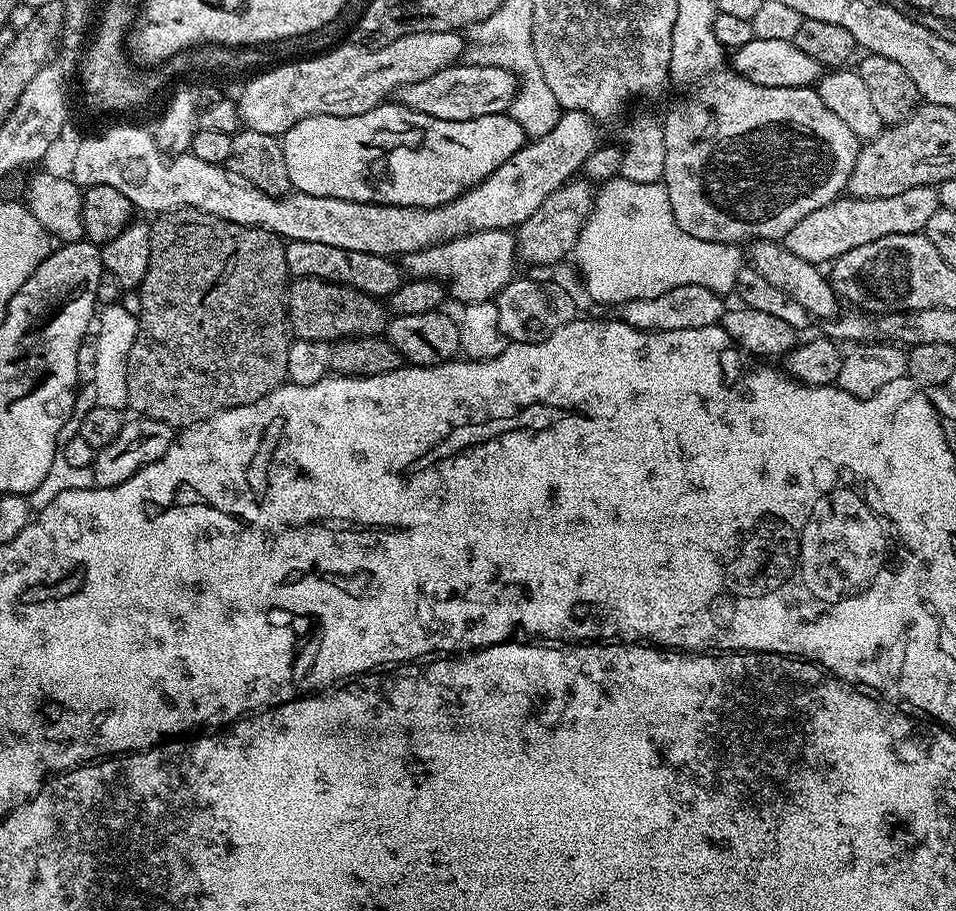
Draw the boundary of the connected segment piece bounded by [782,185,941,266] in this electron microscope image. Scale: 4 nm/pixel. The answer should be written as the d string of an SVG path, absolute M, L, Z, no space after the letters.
M926 185L888 198L837 198L814 210L814 214L806 214L802 222L795 224L794 230L784 235L782 243L790 254L798 254L798 258L806 258L806 262L817 266L828 266L846 254L846 250L854 250L854 246L863 246L865 242L874 242L874 238L882 238L886 234L923 232L926 222L930 222L930 217L940 207L936 188Z

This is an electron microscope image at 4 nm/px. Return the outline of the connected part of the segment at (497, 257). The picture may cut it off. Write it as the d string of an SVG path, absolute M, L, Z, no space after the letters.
M487 228L417 252L405 252L402 268L409 277L418 280L446 282L447 295L460 300L461 305L466 305L495 301L496 295L517 275L516 260L518 264L517 237L506 228Z

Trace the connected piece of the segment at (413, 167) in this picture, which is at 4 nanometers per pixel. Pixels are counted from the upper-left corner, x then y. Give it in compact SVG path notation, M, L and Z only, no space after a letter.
M385 102L379 104L374 110L357 116L311 116L310 118L302 118L302 122L290 126L290 130L284 133L282 143L284 145L284 157L286 158L286 170L290 174L290 182L295 191L314 194L322 198L342 198L363 204L437 208L454 198L458 198L464 189L481 184L491 172L498 170L498 166L502 166L502 162L506 162L519 148L524 147L526 137L522 126L518 126L518 122L514 122L511 114L474 118L466 122L446 122L442 118L430 118L430 114L418 114L399 102Z

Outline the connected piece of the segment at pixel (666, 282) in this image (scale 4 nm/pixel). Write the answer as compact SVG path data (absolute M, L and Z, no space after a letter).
M615 178L603 181L601 188L604 189L595 193L592 213L574 249L574 263L586 282L586 290L590 290L593 305L619 306L631 300L658 298L658 294L666 294L666 290L678 286L704 286L706 290L721 294L735 289L740 269L746 264L745 253L743 256L734 244L715 244L686 234L674 218L670 194L663 183L647 184Z

